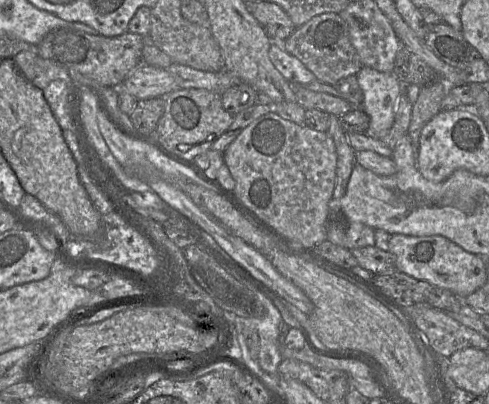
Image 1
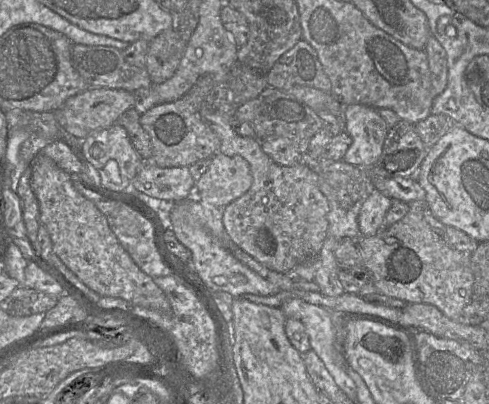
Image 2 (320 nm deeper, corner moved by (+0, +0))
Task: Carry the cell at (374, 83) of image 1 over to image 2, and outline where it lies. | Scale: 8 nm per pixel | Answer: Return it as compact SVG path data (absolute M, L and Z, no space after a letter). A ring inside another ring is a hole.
M361 104L346 106L345 118L345 132L351 137L352 143L342 160L354 166L369 169L382 153L389 128L384 119L379 115L377 109Z

